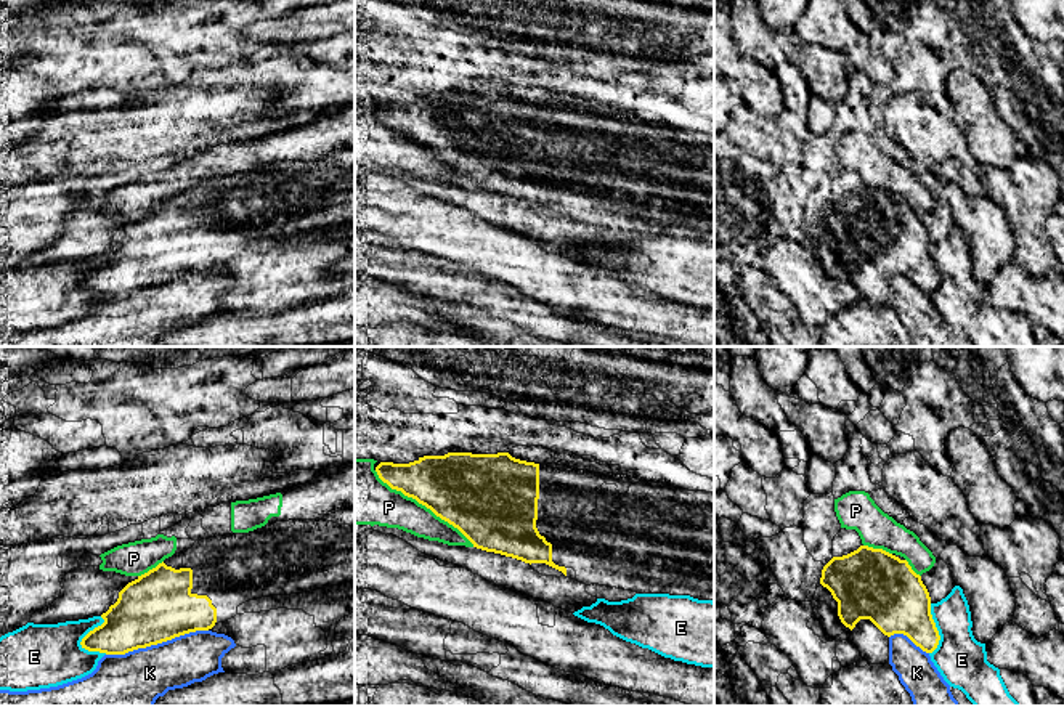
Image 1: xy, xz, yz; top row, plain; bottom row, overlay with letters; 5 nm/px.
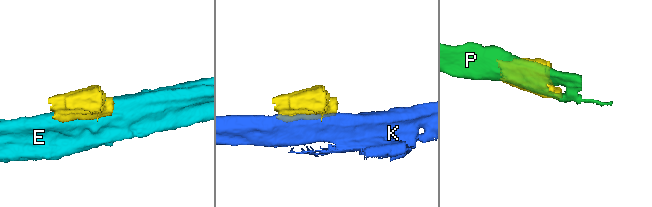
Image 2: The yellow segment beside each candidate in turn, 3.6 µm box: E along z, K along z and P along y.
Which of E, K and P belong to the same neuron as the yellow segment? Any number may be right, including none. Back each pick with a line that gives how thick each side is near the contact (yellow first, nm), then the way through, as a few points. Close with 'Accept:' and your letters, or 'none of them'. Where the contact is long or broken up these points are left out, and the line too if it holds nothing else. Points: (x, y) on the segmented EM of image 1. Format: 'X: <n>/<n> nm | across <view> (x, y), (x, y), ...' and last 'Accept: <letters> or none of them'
Accept: none of them

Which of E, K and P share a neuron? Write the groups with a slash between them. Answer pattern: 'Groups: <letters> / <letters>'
Groups: E / K / P

